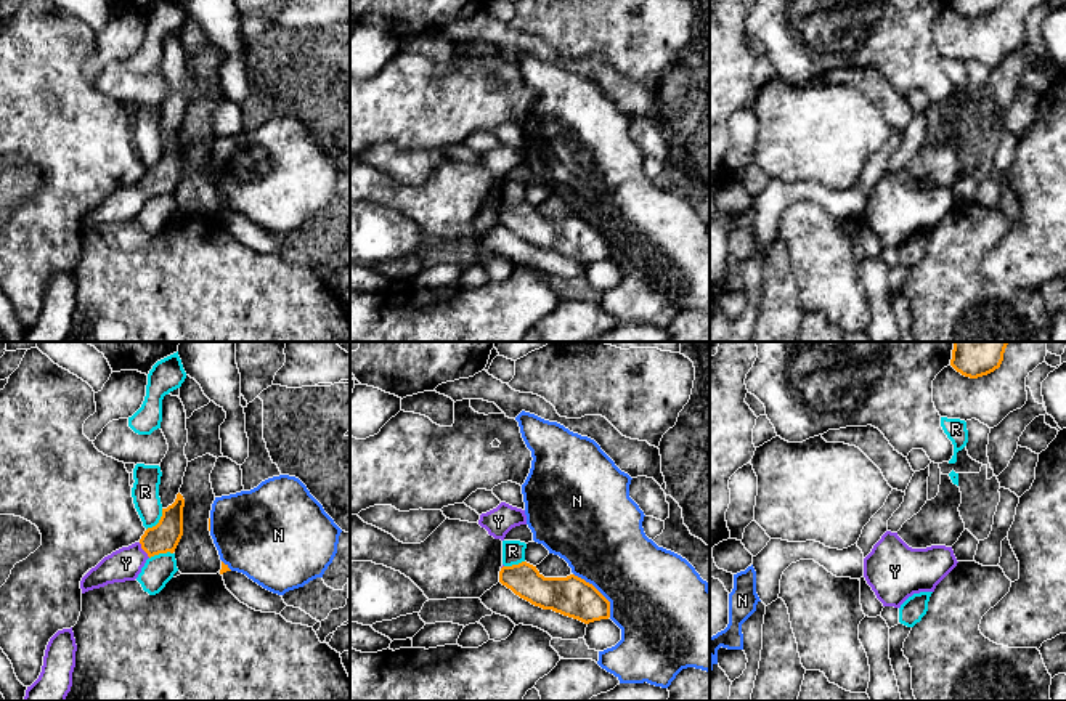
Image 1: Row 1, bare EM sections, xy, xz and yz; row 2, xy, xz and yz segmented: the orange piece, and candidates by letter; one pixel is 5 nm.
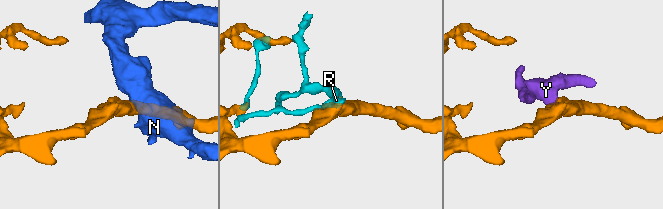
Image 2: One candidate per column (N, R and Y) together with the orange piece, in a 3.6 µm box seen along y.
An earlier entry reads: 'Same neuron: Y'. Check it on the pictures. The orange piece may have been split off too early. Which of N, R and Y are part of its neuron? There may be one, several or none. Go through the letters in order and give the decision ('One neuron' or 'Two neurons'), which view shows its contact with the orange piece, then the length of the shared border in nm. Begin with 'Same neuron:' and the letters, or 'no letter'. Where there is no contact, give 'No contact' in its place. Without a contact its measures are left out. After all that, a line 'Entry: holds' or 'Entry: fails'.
Same neuron: Y
N: Two neurons. Touches orange in xz. Shared border 300 nm
R: Two neurons. Touches orange in xy. Shared border 140 nm
Y: One neuron. Touches orange in xy. Shared border 100 nm
Entry: holds

